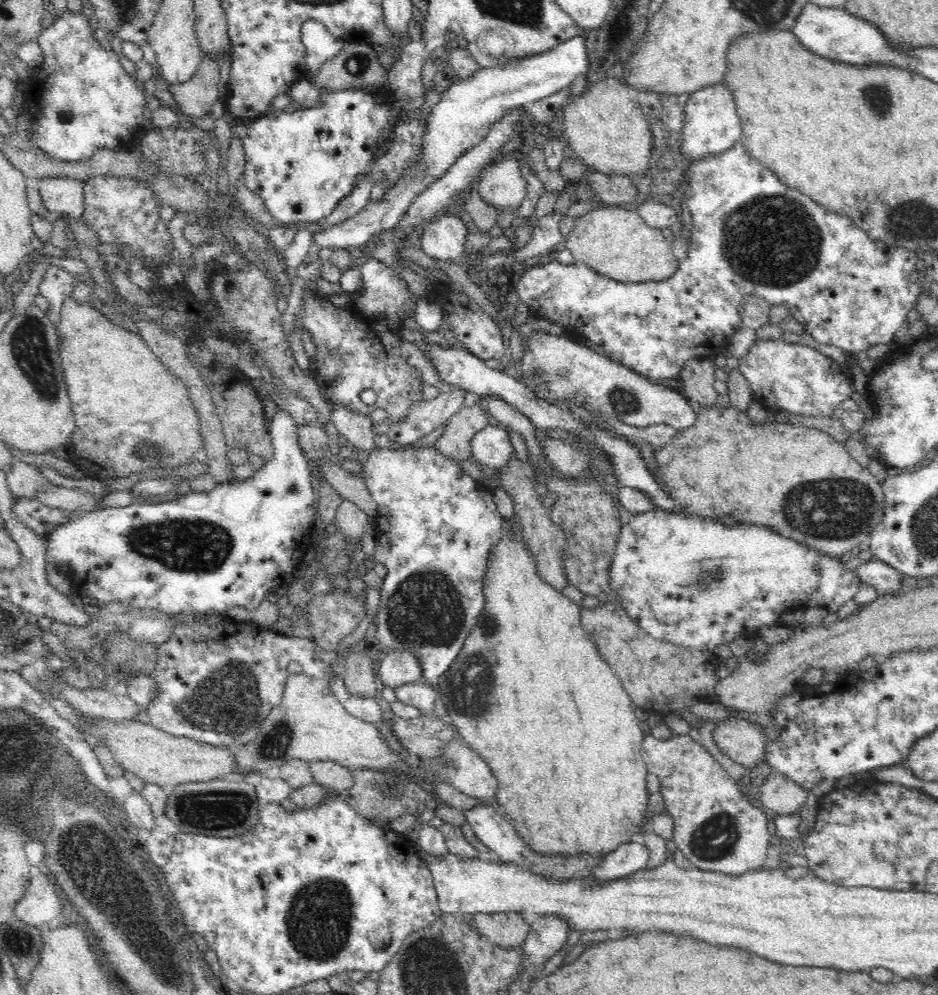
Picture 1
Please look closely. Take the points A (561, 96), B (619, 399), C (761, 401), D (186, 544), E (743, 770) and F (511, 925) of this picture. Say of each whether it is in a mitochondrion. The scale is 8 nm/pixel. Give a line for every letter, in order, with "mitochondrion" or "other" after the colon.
A: other
B: mitochondrion
C: other
D: mitochondrion
E: other
F: other

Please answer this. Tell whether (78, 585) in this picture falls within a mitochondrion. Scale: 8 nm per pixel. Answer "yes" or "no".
no

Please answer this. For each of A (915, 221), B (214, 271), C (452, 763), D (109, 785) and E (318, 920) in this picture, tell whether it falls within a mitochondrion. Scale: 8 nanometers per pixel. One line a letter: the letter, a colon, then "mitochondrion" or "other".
A: mitochondrion
B: other
C: mitochondrion
D: other
E: mitochondrion

